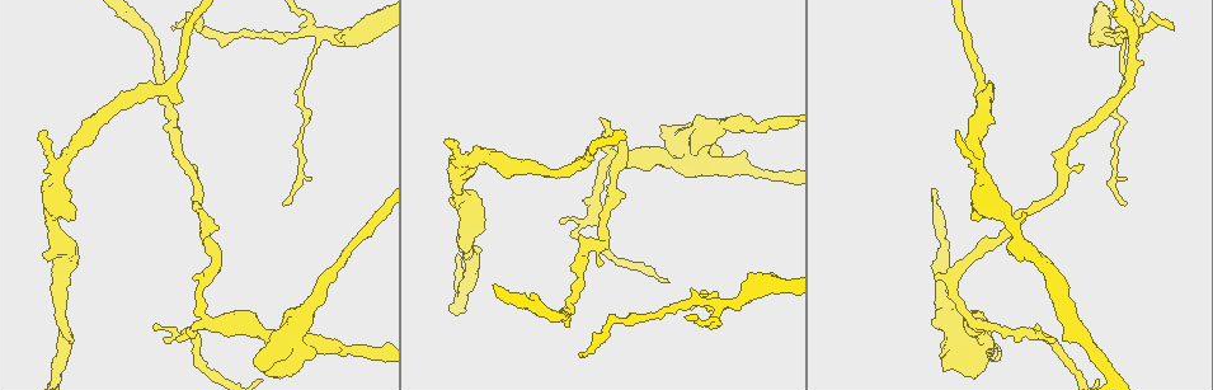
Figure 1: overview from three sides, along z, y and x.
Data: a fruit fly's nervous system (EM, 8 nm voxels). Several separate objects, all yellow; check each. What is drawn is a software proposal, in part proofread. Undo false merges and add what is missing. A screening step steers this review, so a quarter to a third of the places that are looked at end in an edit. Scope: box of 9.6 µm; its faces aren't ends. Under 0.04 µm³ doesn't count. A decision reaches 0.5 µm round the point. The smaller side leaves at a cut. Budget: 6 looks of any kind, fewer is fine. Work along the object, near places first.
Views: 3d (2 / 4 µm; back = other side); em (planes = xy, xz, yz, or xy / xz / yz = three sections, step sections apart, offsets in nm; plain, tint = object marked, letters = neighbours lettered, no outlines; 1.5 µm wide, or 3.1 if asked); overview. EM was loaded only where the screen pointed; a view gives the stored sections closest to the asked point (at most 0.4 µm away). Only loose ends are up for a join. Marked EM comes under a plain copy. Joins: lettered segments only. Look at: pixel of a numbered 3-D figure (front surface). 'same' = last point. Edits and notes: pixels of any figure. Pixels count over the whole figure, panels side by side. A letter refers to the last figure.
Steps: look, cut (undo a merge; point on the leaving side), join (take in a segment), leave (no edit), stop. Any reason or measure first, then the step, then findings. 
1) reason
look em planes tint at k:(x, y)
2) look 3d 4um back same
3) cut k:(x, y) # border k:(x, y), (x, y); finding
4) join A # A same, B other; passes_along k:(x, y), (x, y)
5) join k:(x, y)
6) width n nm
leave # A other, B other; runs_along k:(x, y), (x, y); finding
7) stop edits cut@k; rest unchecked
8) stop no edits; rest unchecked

free end
look em planes tint at 1:(180, 99)

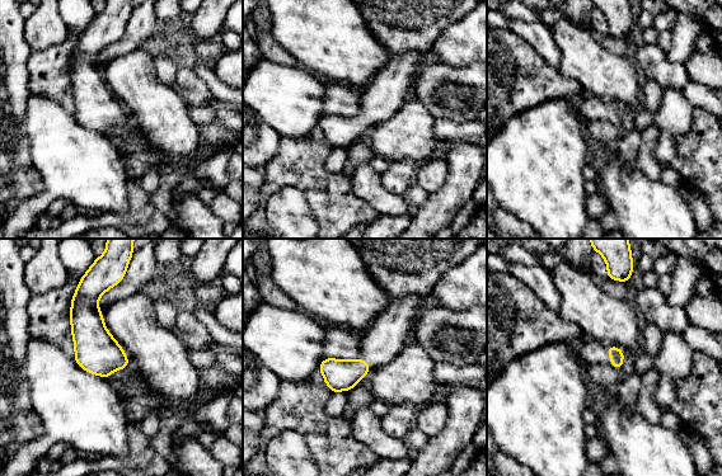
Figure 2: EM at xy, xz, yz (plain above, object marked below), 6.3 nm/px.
look em planes letters same

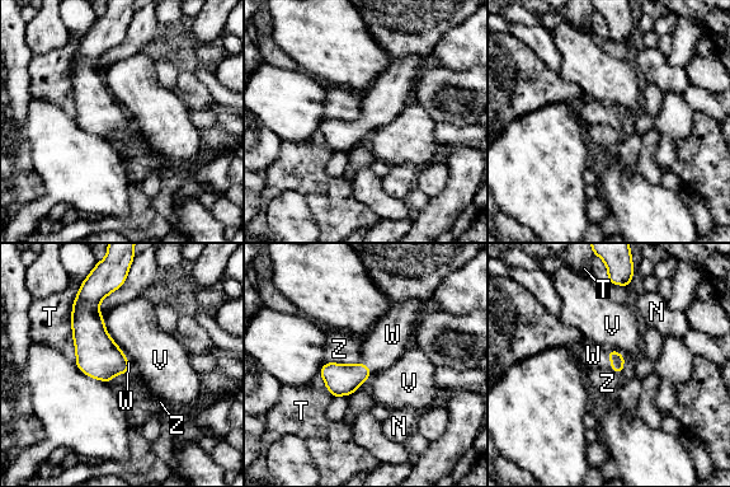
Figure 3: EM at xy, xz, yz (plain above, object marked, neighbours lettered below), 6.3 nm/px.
longest_contact T 480 nm
join W # N other, T other, V other, W same, Z other; the cell continues

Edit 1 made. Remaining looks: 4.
long arm stops here
look em planes letters at 1:(581, 353)

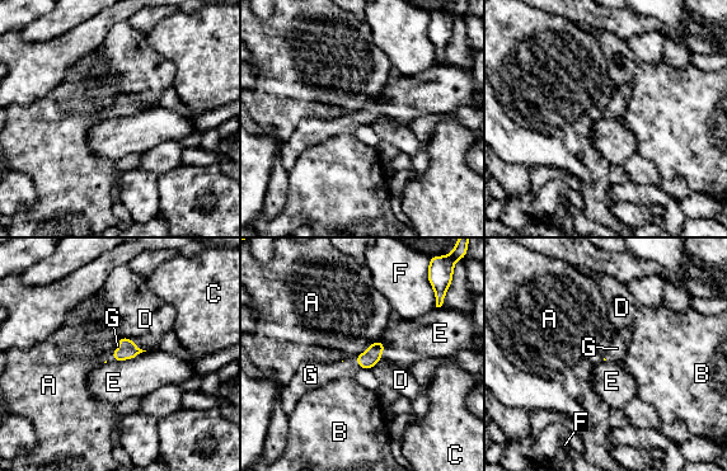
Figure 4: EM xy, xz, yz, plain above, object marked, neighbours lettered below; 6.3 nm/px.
longest_contact E 220 nm
join G # A other, B other, C other, D other, E other, F other, G same; passes_along 4:(127, 351), (115, 351), (107, 357); the cell continues

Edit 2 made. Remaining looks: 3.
see it whole again
look overview

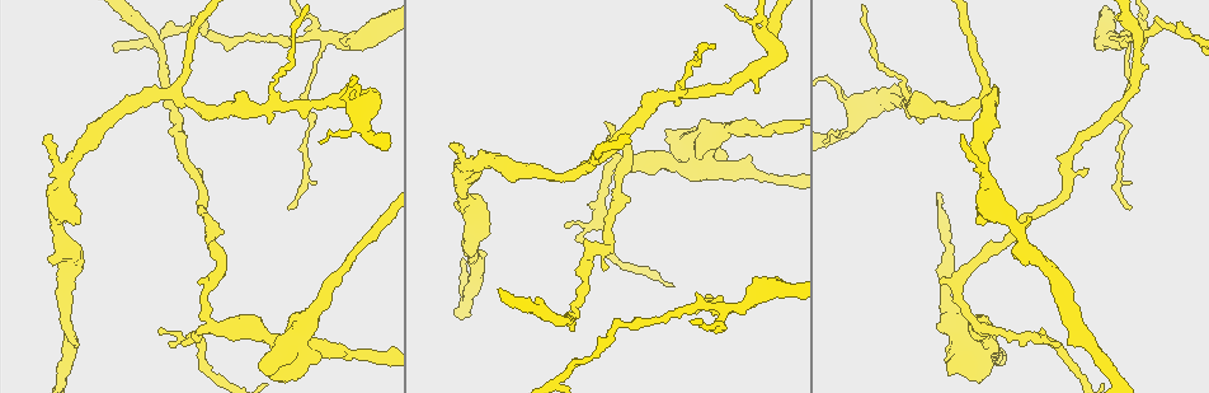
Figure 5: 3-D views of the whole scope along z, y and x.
branch stops here
look 3d 2um at 5:(288, 205)

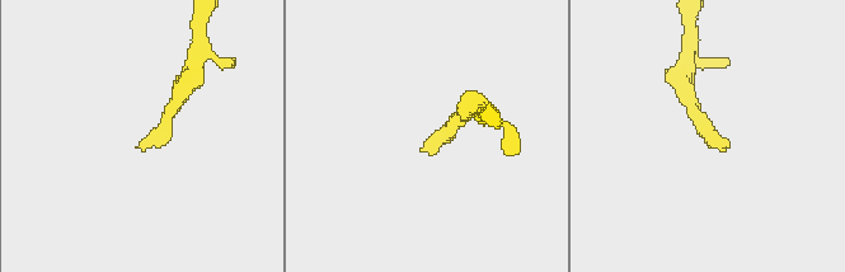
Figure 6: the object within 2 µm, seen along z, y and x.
now the EM
look em planes letters at 6:(145, 147)

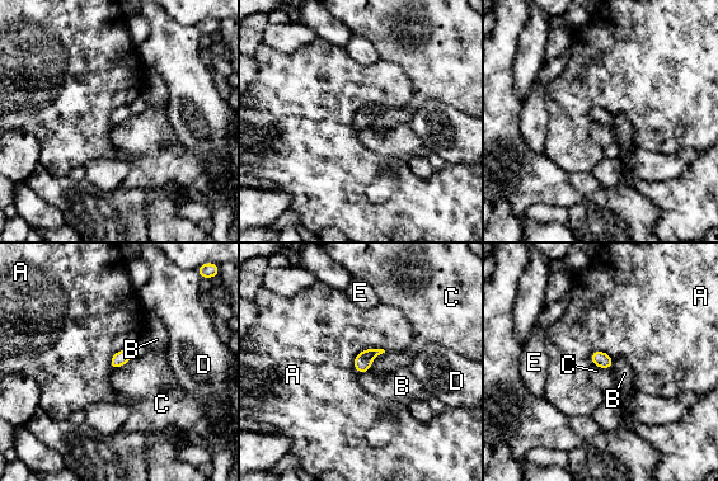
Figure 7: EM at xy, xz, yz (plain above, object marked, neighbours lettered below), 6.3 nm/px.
width 90 nm; longest_contact A 240 nm
leave # A other, B other, C other, D other, E other; no lettered segment goes on from it

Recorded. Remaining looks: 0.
stop edits join@3, join@4; rest unchecked

